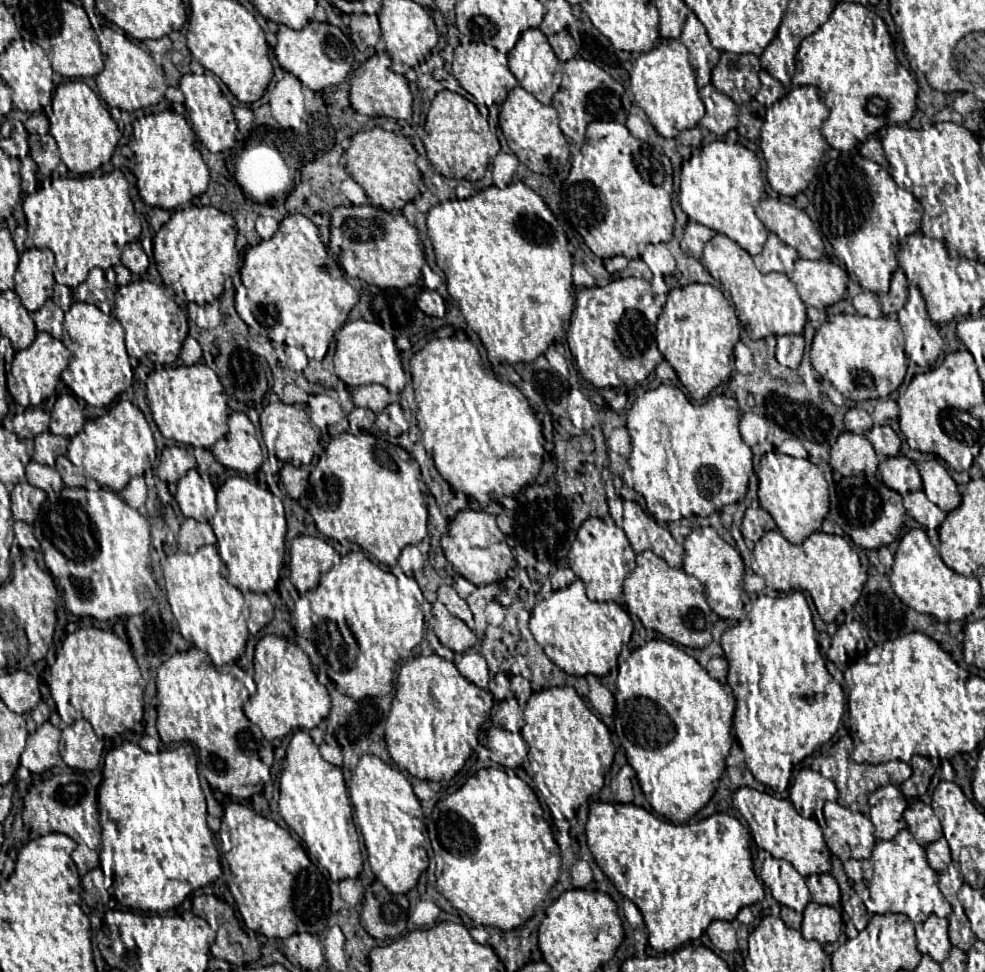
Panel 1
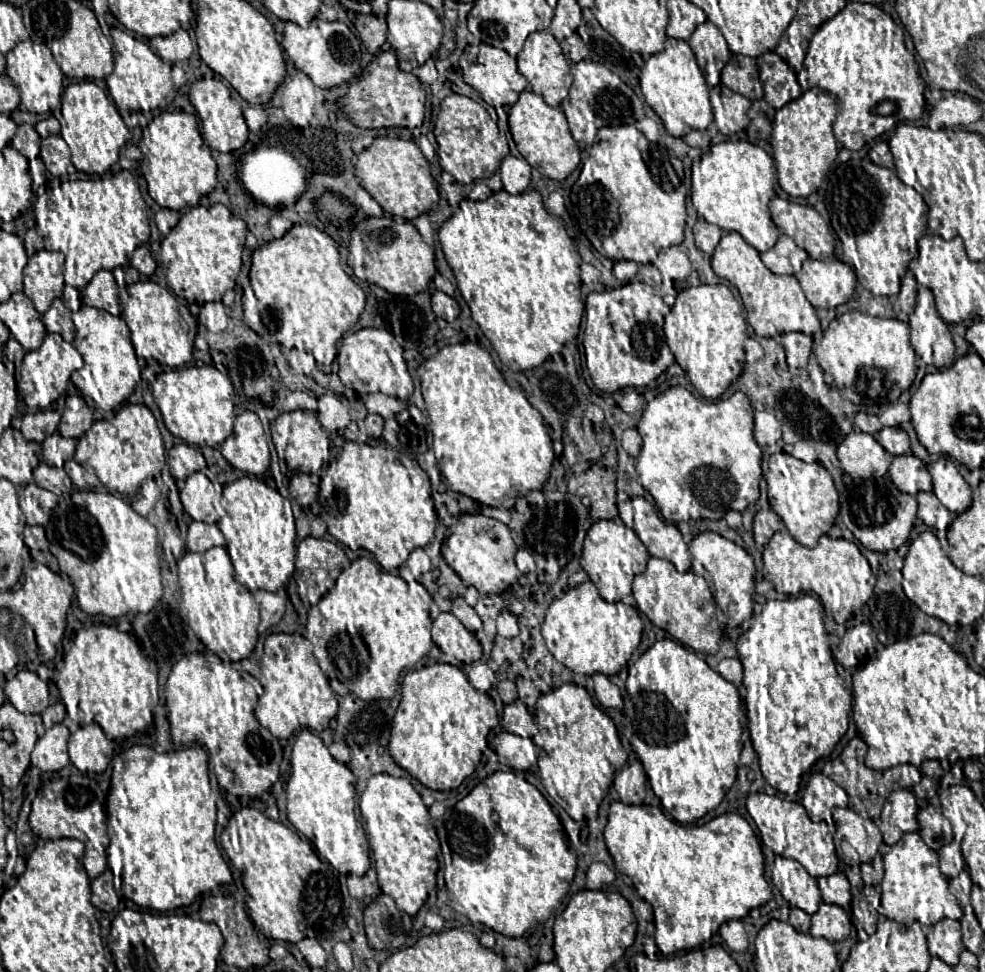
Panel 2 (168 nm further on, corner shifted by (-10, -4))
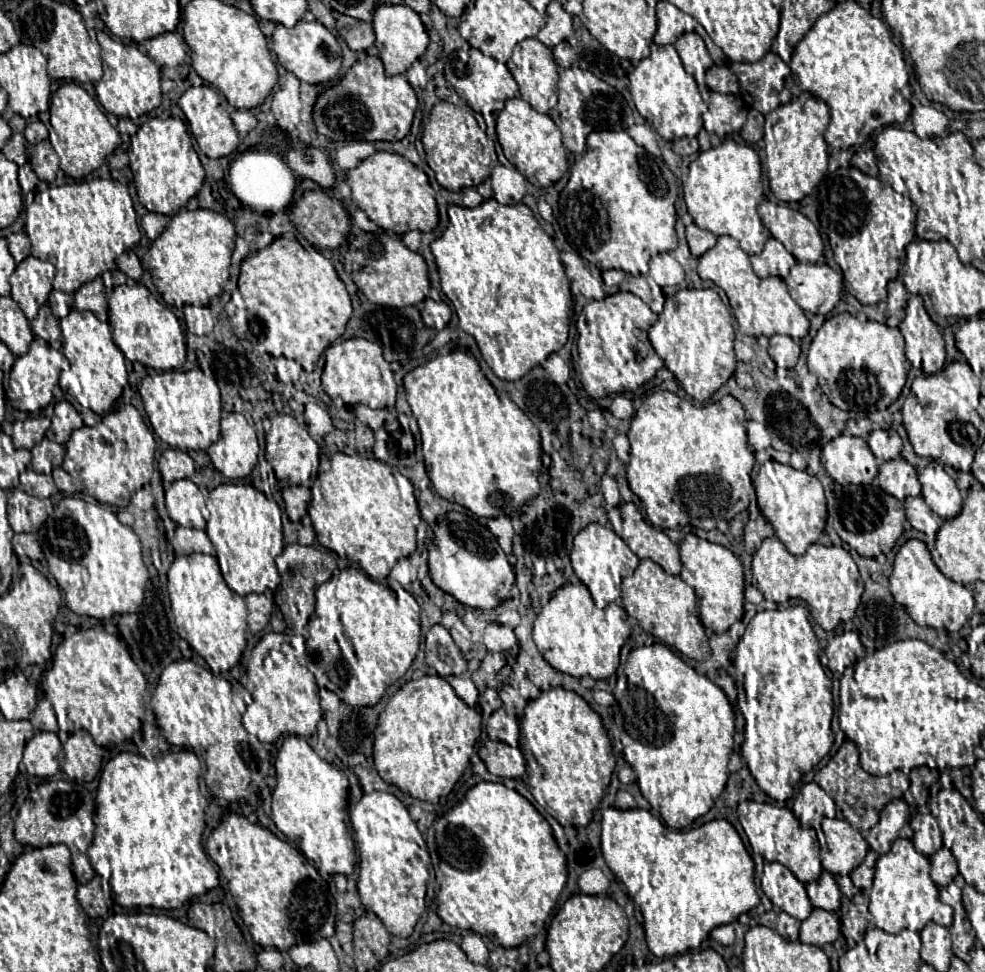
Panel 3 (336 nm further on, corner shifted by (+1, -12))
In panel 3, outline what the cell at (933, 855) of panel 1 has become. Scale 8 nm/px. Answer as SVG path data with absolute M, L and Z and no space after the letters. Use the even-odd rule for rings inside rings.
M940 848L936 854L932 854L930 862L932 862L932 880L938 886L948 886L954 880L954 876L958 874L956 858L952 856L952 852L948 848Z

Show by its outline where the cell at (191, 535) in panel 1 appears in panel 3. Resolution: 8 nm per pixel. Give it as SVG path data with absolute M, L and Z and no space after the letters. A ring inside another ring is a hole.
M176 528L176 536L174 536L174 554L176 556L186 556L192 552L202 552L202 554L212 554L214 546L208 538L208 534L204 530L194 530L194 528Z

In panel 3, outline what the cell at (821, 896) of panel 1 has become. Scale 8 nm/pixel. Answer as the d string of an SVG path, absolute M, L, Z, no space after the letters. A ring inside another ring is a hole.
M822 872L818 880L806 884L806 892L814 908L822 908L828 912L836 912L840 906L840 890L830 872Z

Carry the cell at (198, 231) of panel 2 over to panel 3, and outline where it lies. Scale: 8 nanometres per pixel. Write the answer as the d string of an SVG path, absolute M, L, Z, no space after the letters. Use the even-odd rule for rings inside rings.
M182 208L178 214L172 216L168 228L154 240L141 264L152 275L154 286L168 306L206 306L214 296L222 294L224 282L230 276L228 268L230 256L234 252L234 238L234 224L224 214L206 208Z

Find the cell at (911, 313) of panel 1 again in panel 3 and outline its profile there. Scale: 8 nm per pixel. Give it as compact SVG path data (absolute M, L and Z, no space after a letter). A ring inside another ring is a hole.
M910 296L906 318L900 322L906 338L906 358L924 374L936 374L944 368L946 350L940 328L930 320L920 296Z

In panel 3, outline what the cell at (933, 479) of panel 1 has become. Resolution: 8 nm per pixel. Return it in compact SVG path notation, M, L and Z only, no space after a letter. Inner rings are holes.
M932 460L922 472L920 472L920 484L922 484L922 498L940 514L942 518L954 518L962 508L962 496L960 490L946 474L942 464L938 460Z

